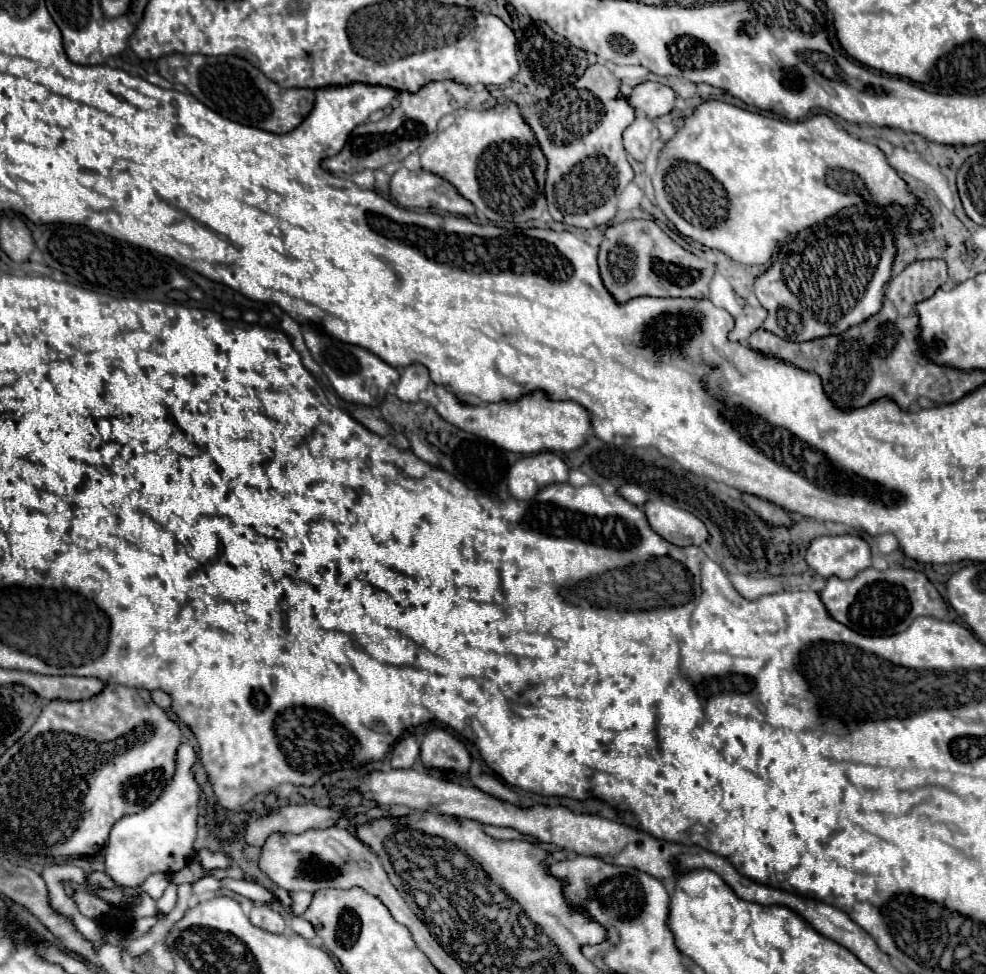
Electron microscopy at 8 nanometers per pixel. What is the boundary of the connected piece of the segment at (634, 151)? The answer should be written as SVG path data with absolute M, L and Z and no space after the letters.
M645 114L637 116L635 122L623 132L625 150L639 162L645 162L655 140L659 140L659 130Z

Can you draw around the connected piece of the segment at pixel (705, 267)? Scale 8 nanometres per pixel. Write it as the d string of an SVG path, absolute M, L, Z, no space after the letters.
M627 220L605 230L599 248L599 272L605 288L617 304L637 296L681 296L707 298L715 264L683 250L653 220Z

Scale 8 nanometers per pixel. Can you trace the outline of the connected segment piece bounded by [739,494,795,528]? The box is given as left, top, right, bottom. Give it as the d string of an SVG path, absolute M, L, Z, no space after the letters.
M741 494L739 498L749 510L753 510L763 522L767 522L773 528L777 528L777 526L791 528L795 524L795 518L789 510L785 510L785 508L781 508L769 500L763 500L763 498L753 496L753 494Z

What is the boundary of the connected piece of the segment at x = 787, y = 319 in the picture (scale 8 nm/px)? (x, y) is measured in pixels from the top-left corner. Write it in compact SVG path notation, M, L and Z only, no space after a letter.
M849 218L845 222L829 220L819 226L813 226L809 234L805 232L793 244L783 246L773 266L755 280L755 296L769 312L769 318L765 320L763 328L791 342L807 342L831 334L843 334L851 326L865 322L881 310L883 288L889 280L893 258L893 232L885 224L885 220Z

